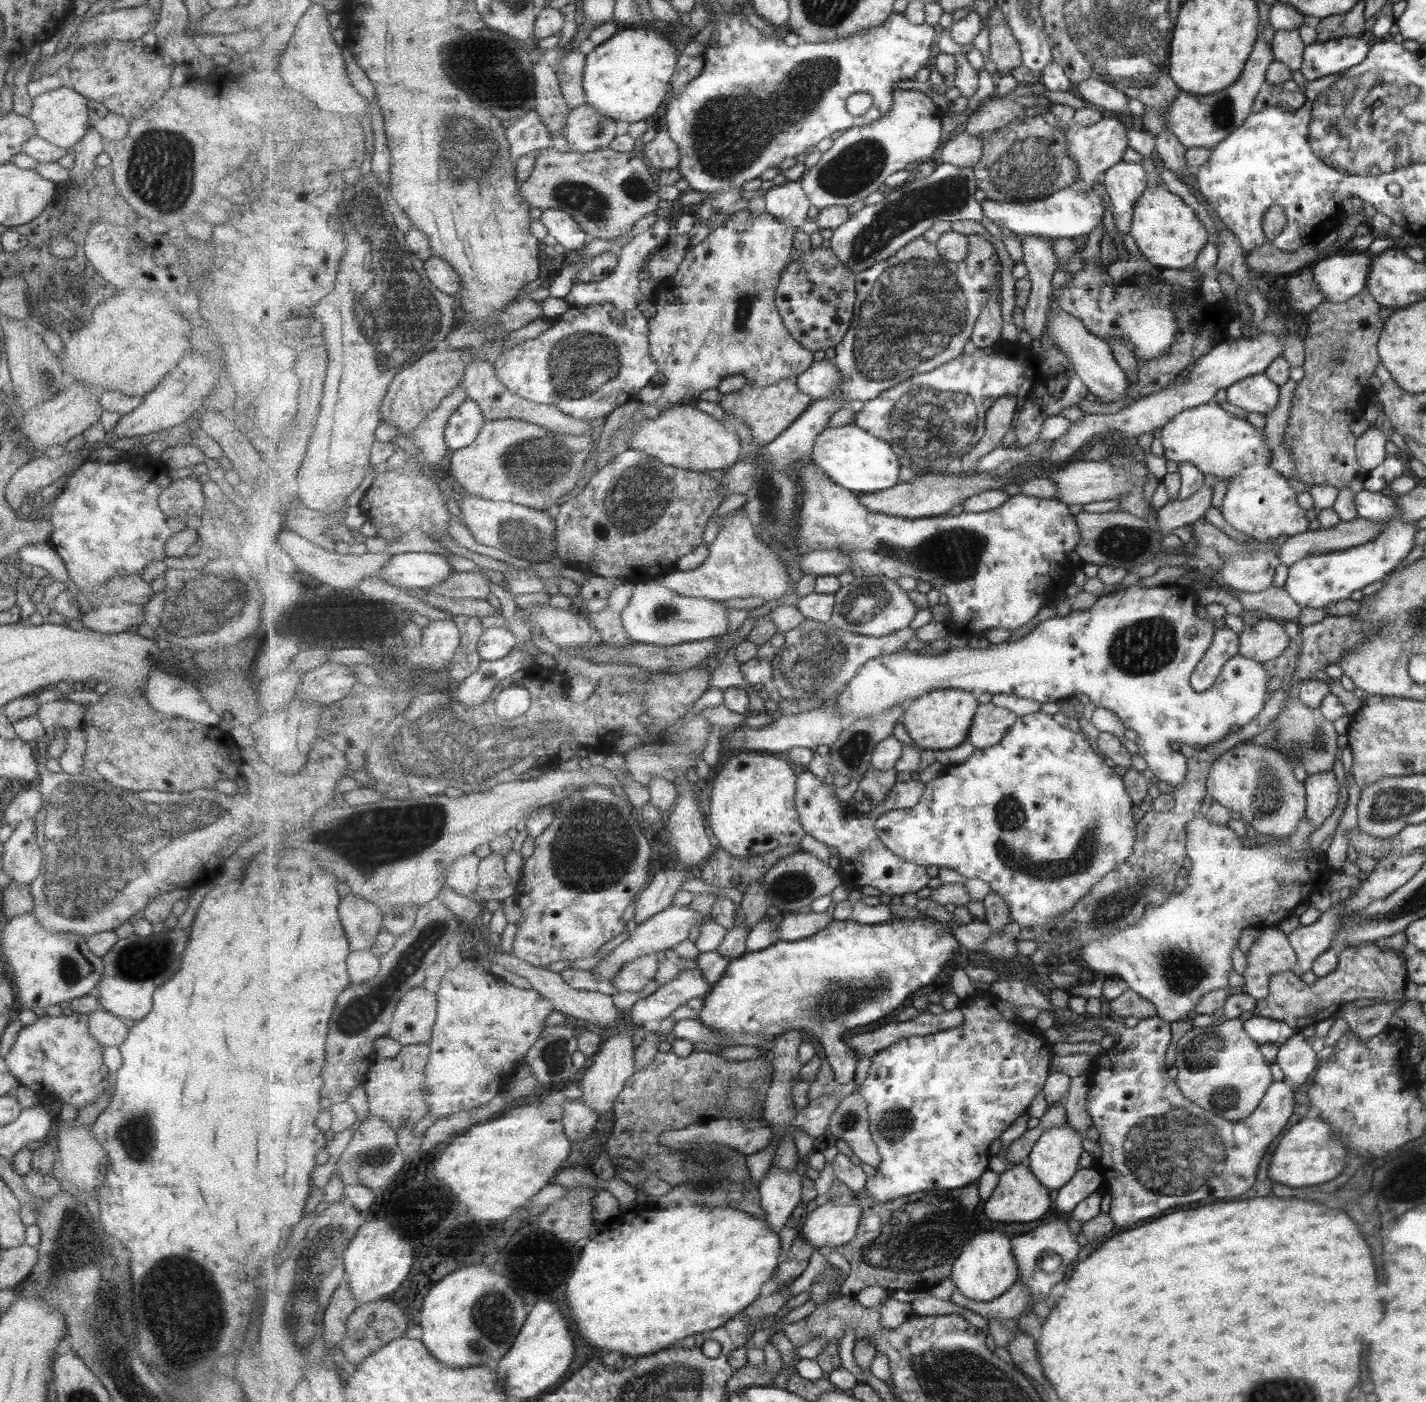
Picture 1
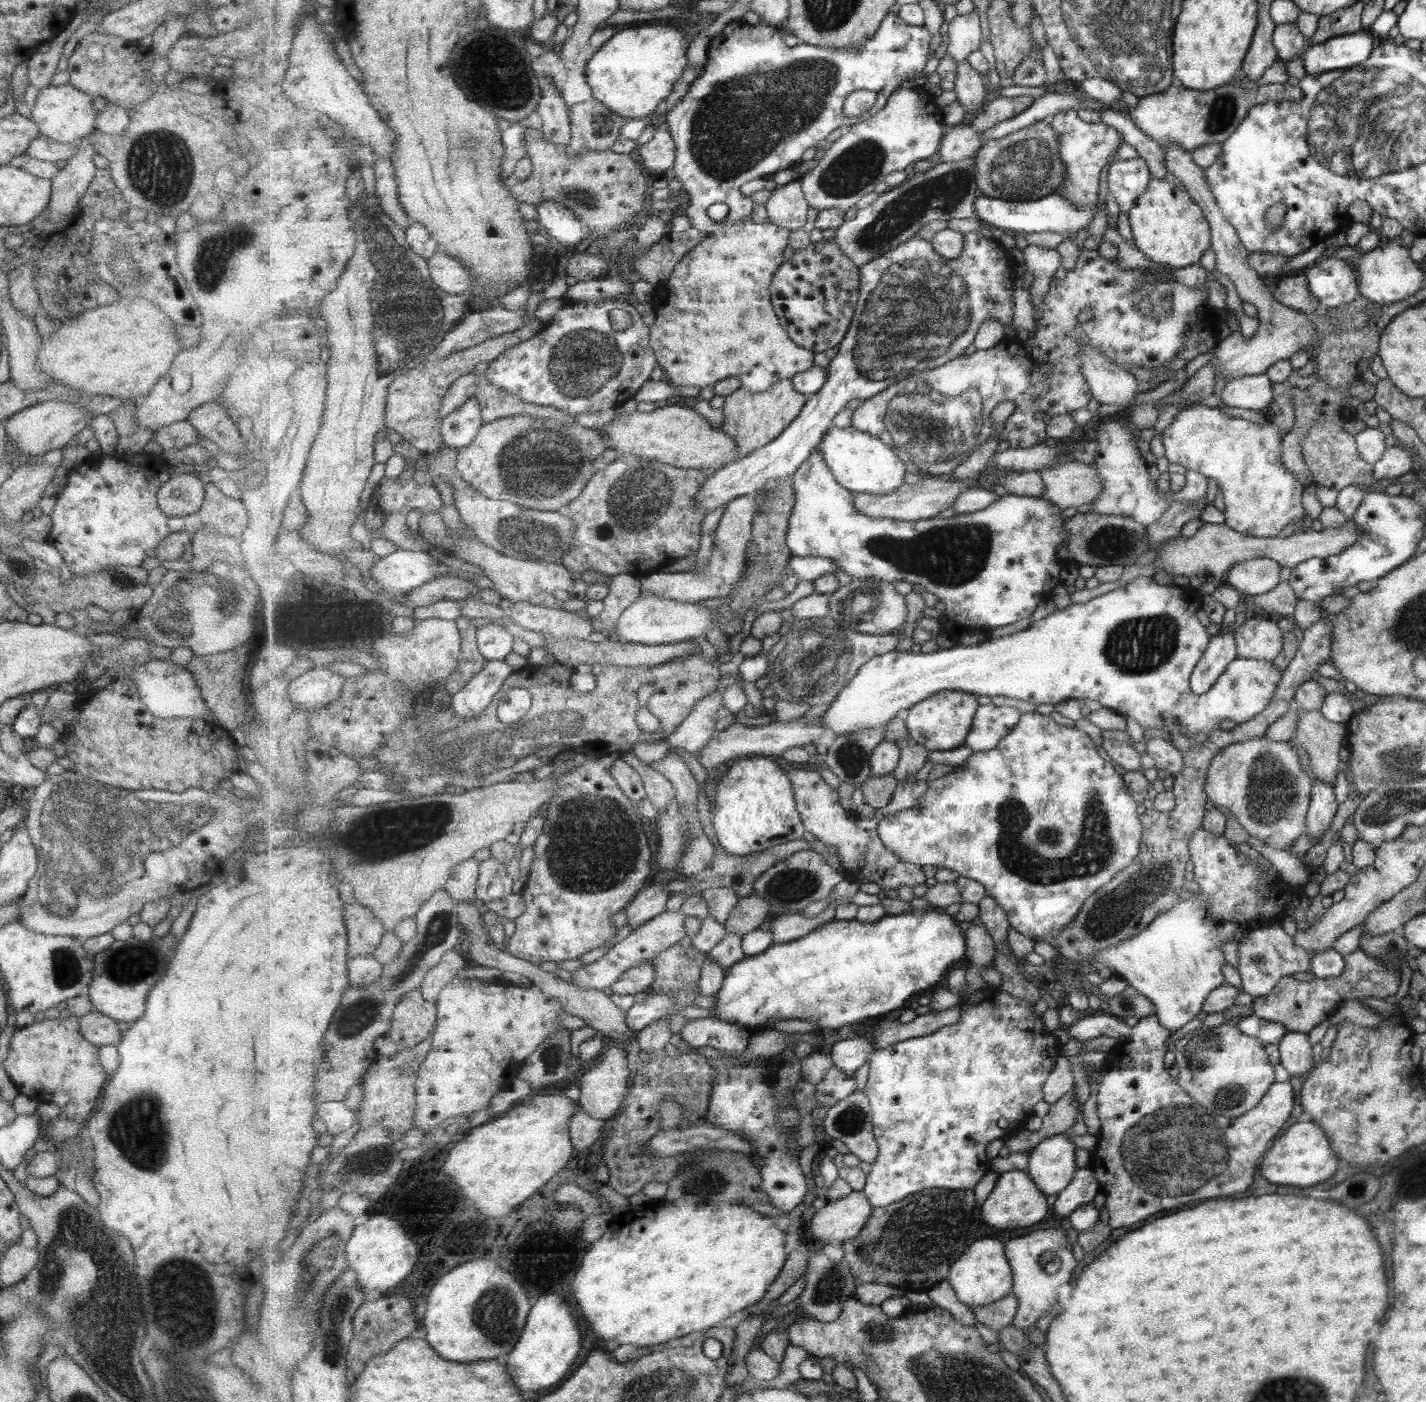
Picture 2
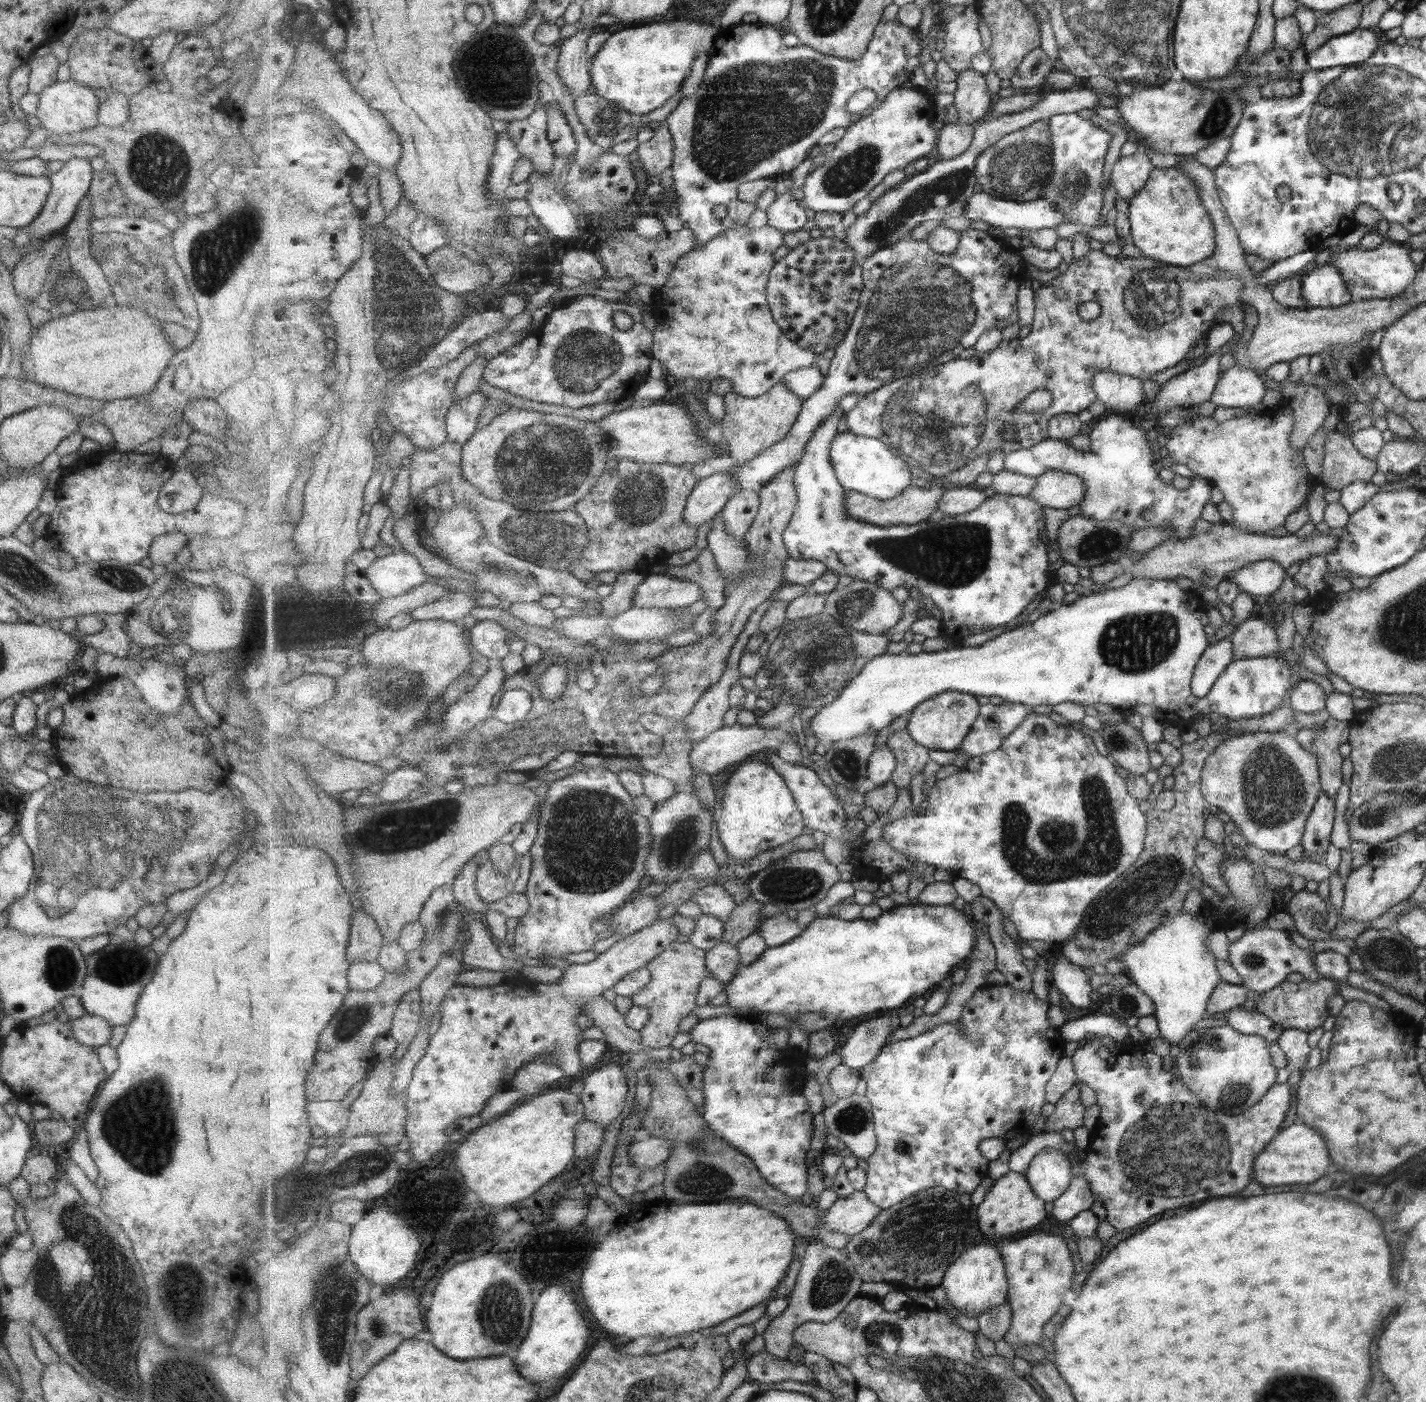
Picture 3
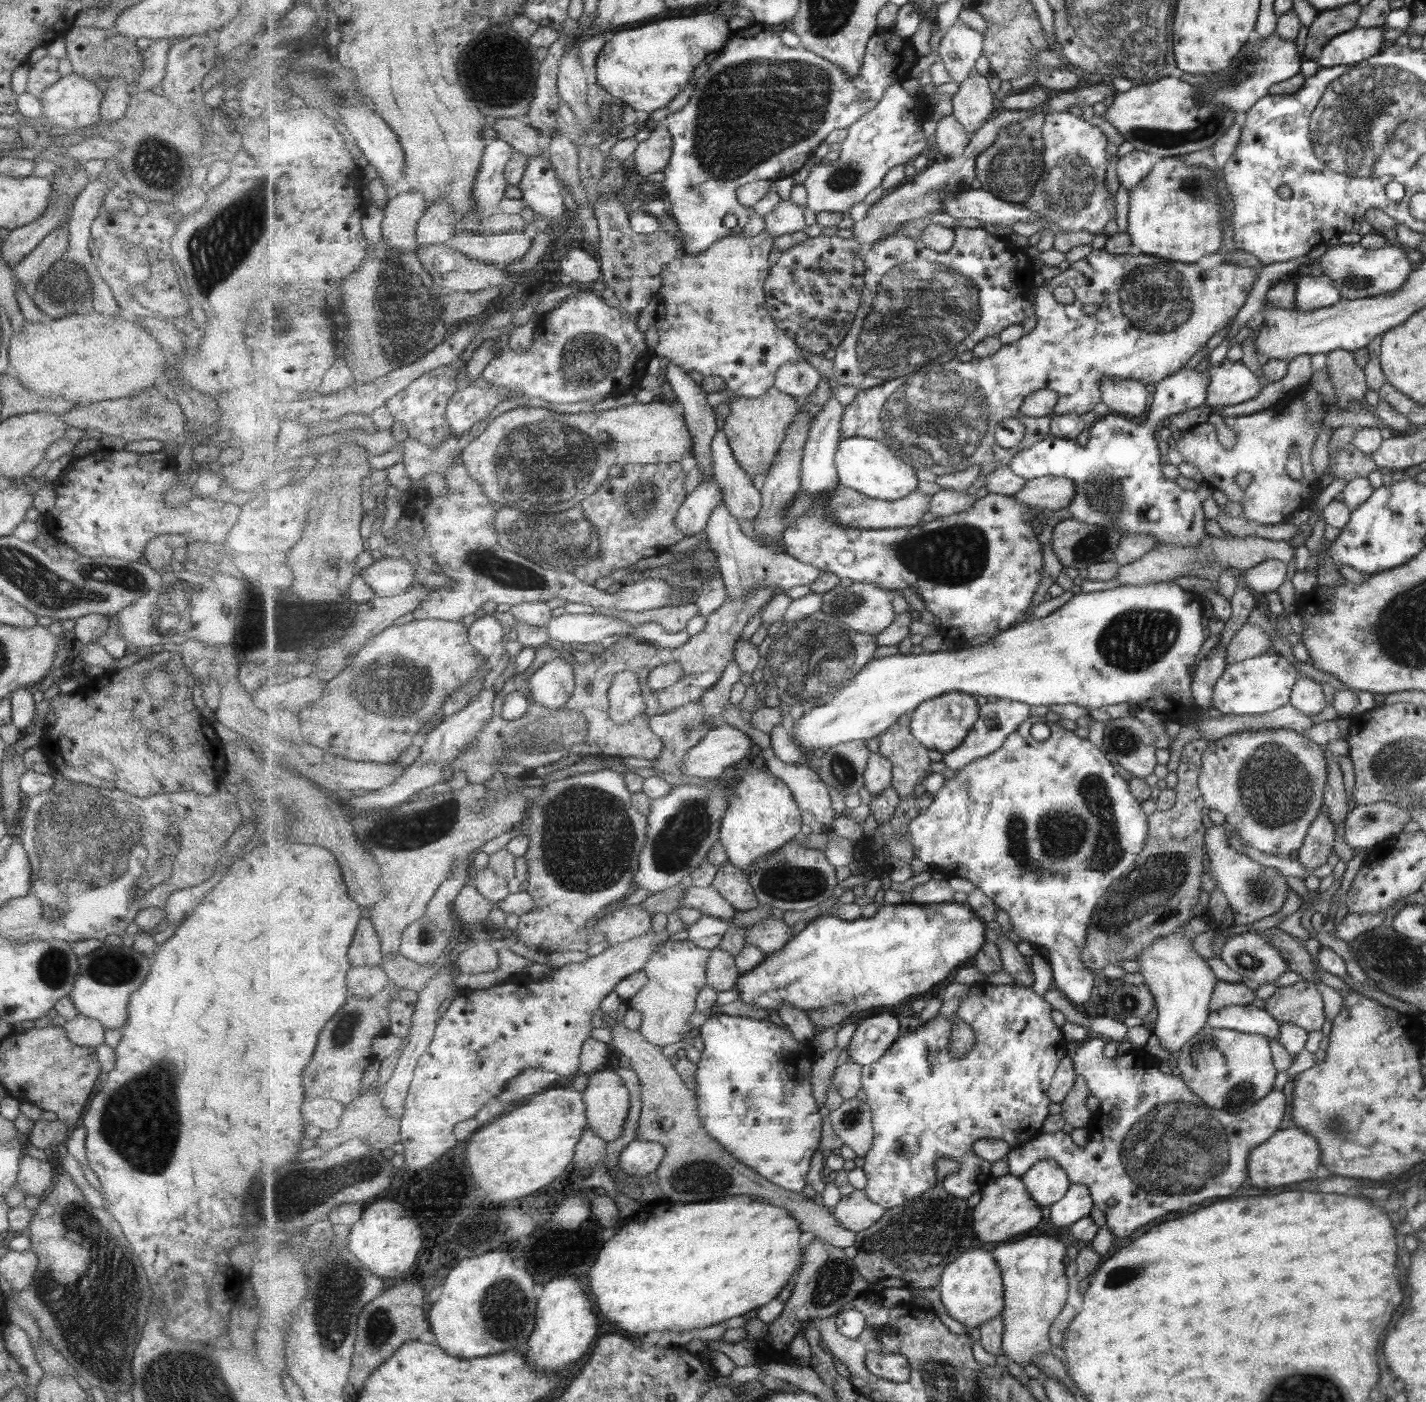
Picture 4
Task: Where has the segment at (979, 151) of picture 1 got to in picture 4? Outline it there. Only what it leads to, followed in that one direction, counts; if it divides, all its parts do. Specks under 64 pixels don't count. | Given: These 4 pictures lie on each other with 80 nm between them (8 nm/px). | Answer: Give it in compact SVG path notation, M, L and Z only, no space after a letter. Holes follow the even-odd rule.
M951 114L939 120L933 140L937 143L939 157L946 159L962 153L970 145L971 136Z

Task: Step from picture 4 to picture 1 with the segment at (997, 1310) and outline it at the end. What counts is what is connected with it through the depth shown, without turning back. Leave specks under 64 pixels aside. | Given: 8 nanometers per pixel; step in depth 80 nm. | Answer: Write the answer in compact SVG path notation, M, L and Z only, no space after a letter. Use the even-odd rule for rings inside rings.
M1001 1232L975 1235L964 1248L952 1268L952 1281L961 1294L977 1302L991 1302L1011 1290L1020 1280L1012 1239Z

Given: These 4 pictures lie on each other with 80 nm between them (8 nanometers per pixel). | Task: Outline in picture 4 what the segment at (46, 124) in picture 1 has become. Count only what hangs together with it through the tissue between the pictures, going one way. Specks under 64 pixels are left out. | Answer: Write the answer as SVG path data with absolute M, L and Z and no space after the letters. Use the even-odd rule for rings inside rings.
M72 73L60 76L57 82L51 84L41 94L40 104L42 116L46 118L45 122L49 122L50 131L66 133L68 130L97 124L101 120L99 116L101 100L101 92L94 82Z

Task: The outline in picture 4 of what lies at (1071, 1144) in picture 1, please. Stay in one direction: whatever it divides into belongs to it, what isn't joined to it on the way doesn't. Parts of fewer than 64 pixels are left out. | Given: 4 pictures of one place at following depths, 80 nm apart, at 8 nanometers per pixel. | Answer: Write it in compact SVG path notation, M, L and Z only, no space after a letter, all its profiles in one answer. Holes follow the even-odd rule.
M1053 1158L1041 1160L1023 1176L1029 1194L1043 1208L1059 1202L1068 1193L1069 1175Z

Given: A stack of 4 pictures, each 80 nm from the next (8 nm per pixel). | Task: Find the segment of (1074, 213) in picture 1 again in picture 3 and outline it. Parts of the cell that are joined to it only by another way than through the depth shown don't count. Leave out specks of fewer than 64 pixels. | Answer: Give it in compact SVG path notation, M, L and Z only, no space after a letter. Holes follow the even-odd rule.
M984 190L969 198L963 216L982 220L992 227L1024 228L1030 231L1055 228L1062 222L1068 222L1069 218L1043 198L1030 202L1007 201L994 198Z

